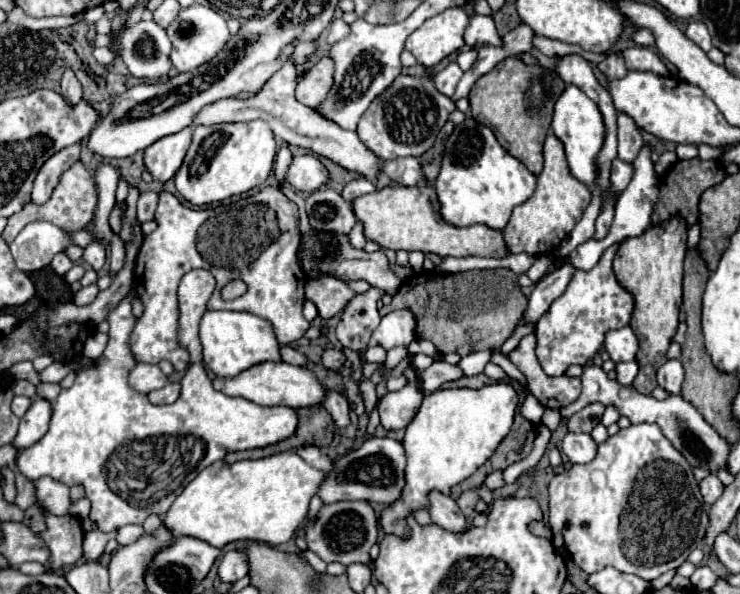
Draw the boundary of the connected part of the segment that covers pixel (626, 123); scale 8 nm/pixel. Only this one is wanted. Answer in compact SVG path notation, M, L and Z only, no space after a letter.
M623 112L617 114L617 136L619 136L619 158L625 162L633 162L643 146L641 130L635 126L635 120Z

